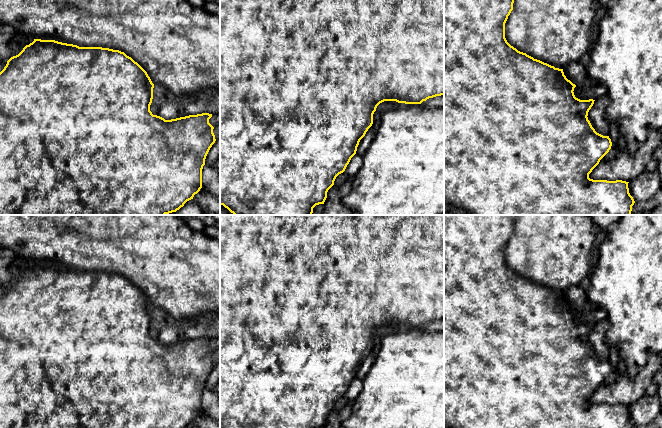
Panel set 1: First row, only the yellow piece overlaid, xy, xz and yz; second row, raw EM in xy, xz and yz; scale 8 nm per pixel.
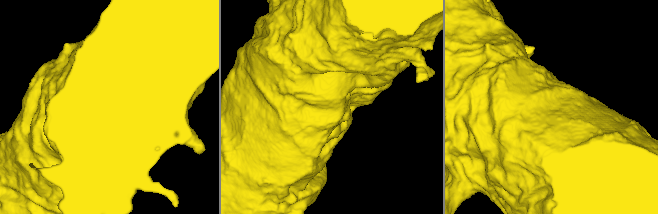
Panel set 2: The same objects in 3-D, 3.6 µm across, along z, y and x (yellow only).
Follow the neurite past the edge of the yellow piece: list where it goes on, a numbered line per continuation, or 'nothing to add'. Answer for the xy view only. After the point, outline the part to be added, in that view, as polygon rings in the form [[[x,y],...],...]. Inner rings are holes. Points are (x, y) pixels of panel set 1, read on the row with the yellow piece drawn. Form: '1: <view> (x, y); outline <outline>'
nothing to add

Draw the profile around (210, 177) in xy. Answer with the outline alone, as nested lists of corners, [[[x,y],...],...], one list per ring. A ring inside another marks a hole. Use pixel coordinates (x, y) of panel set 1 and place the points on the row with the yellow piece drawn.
[[[211,166],[202,169],[202,189],[220,199],[220,172]]]

